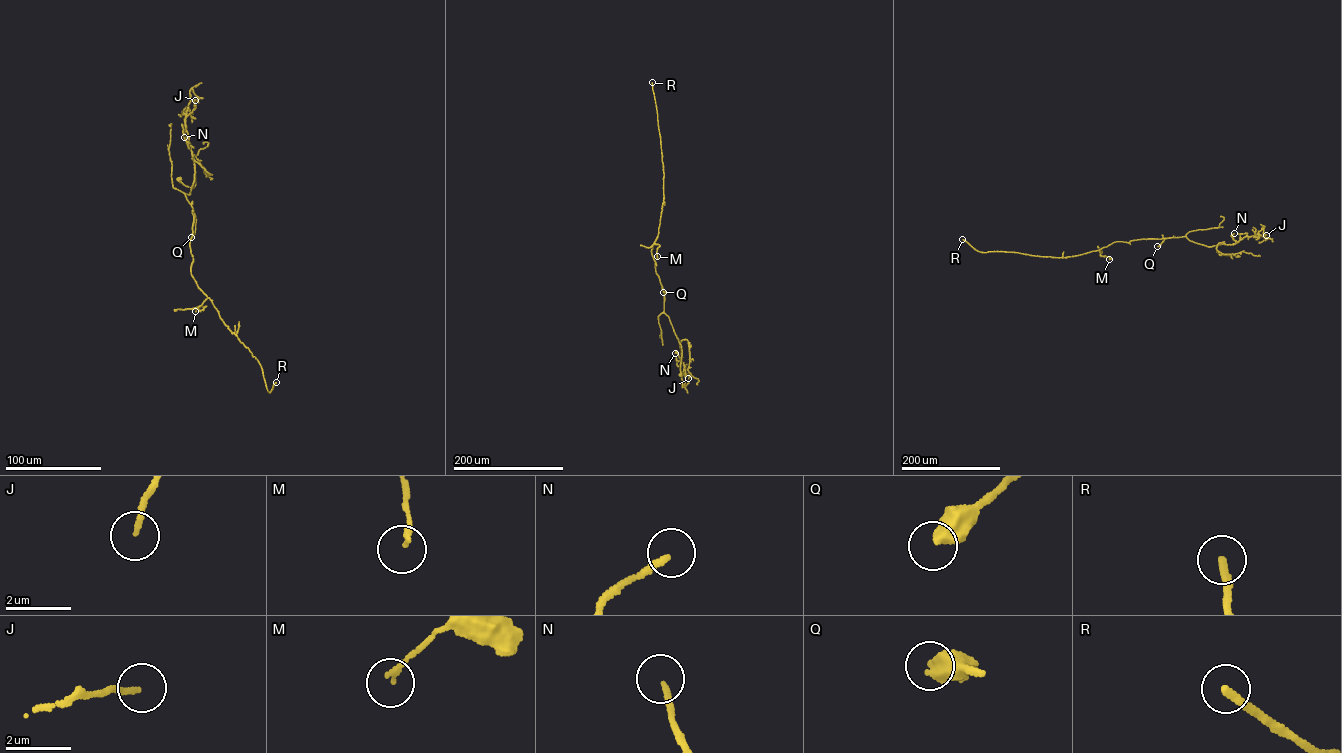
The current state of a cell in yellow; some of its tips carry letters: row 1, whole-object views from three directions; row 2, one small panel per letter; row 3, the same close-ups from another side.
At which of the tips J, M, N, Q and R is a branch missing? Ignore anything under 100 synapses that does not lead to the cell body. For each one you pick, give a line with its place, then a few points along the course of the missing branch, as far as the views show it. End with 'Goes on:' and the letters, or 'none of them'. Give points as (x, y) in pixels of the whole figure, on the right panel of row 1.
R: place (962, 239); course (962, 239), (917, 224), (907, 216)
Goes on: R

